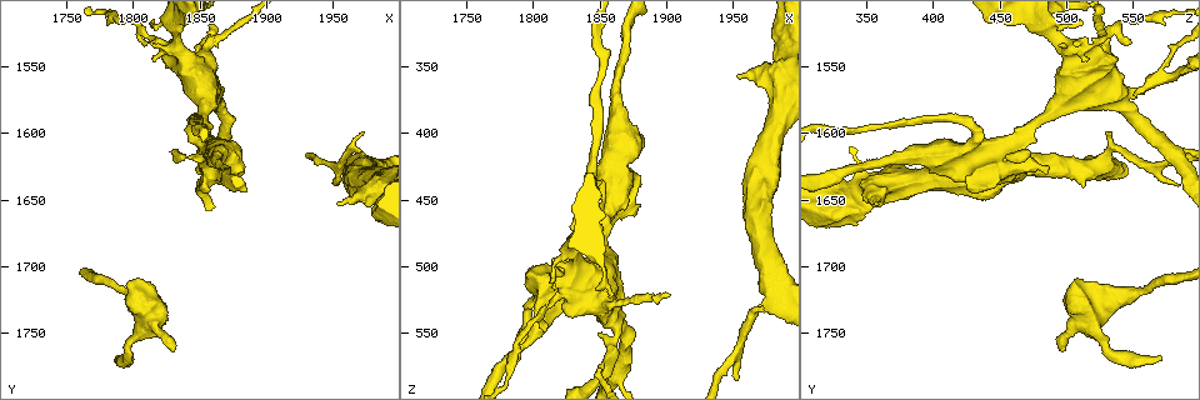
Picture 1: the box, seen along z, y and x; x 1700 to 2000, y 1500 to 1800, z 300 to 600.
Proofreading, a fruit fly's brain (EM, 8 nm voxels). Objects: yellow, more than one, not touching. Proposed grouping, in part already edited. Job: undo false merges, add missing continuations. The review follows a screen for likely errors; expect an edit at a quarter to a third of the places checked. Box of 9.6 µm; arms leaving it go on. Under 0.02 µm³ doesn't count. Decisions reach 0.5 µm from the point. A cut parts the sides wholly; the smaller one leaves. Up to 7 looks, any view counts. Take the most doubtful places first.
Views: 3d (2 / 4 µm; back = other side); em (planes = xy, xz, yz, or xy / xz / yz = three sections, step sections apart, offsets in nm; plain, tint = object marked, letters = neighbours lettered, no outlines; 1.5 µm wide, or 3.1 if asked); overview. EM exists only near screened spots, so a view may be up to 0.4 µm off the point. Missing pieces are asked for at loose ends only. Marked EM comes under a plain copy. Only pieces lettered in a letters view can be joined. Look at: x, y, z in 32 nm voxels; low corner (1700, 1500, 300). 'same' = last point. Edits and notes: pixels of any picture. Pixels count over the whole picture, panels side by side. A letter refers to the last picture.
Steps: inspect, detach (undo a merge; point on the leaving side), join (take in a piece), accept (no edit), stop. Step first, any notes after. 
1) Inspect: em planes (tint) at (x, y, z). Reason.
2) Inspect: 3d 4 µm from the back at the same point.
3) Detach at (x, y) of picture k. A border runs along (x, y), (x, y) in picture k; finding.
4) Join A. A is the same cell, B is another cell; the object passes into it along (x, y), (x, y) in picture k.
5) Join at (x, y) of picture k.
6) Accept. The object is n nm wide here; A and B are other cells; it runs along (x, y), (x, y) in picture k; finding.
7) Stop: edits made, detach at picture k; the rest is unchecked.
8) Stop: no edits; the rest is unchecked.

Inspect: 3d 4 µm at (1830, 1762, 494). Branch stops here.

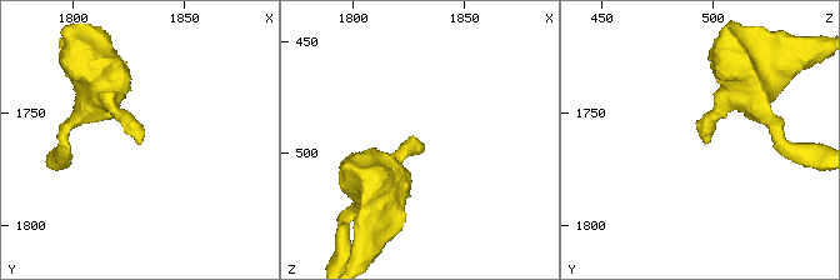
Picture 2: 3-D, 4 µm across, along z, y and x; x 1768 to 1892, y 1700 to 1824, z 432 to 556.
Inspect: em planes (letters) at (1829, 1763, 495). Need the tissue.

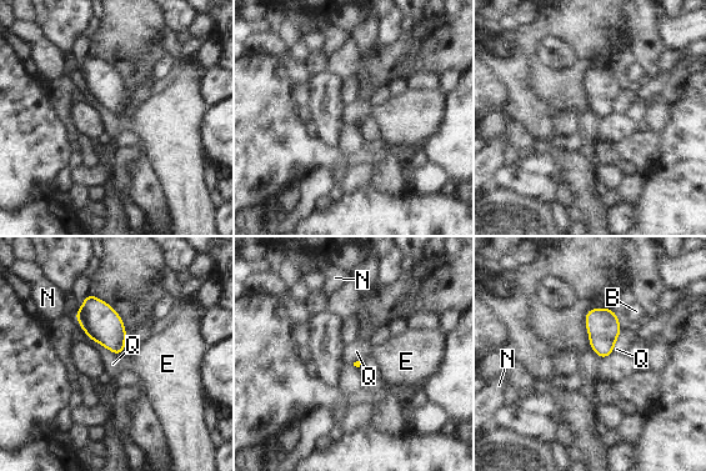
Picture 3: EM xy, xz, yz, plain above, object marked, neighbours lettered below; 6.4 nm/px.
Accept. B, E, N and Q are other cells; a border runs along (79, 322), (93, 340), (121, 355) in picture 3; no lettered piece goes on from it.

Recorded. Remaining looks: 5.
Inspect: em yz step 4 (letters) at (1788, 1768, 570). An open end.

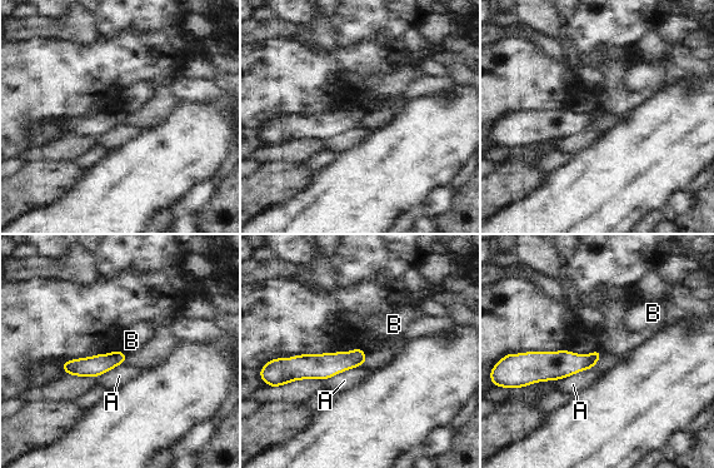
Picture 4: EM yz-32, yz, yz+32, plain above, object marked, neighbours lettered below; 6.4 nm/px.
Accept. A and B are other cells; no lettered piece goes on from it.

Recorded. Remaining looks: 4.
Inspect: em planes (tint) at (1830, 1614, 470). Free end.

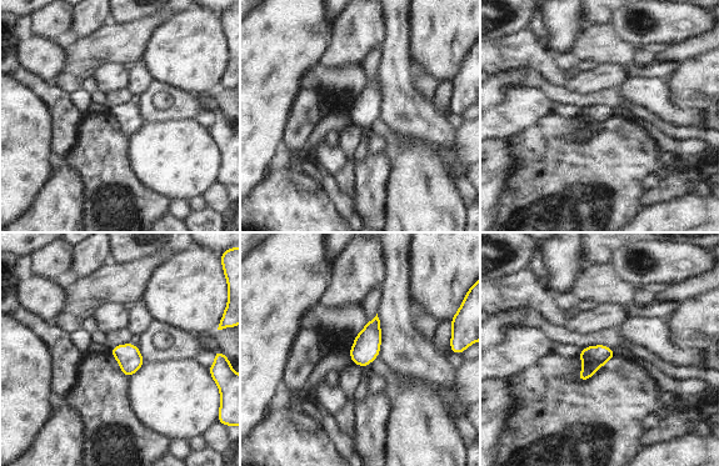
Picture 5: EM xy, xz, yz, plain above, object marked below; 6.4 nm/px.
Inspect: em planes (letters) at the same point. See the neighbours.

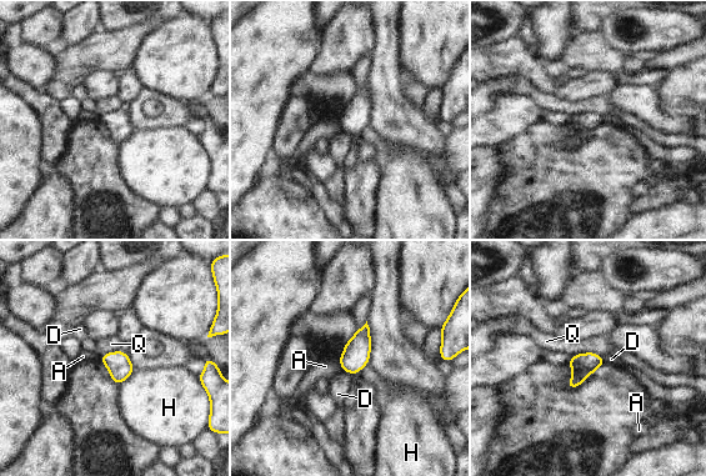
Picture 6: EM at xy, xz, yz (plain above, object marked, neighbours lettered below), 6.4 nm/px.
Accept. The object is 150 nm wide here; A, D, H and Q are other cells; a border runs along (571, 355), (596, 352), (602, 357) in picture 6; none of them fits.

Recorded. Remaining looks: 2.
Stop: no edits; the rest is unchecked.

